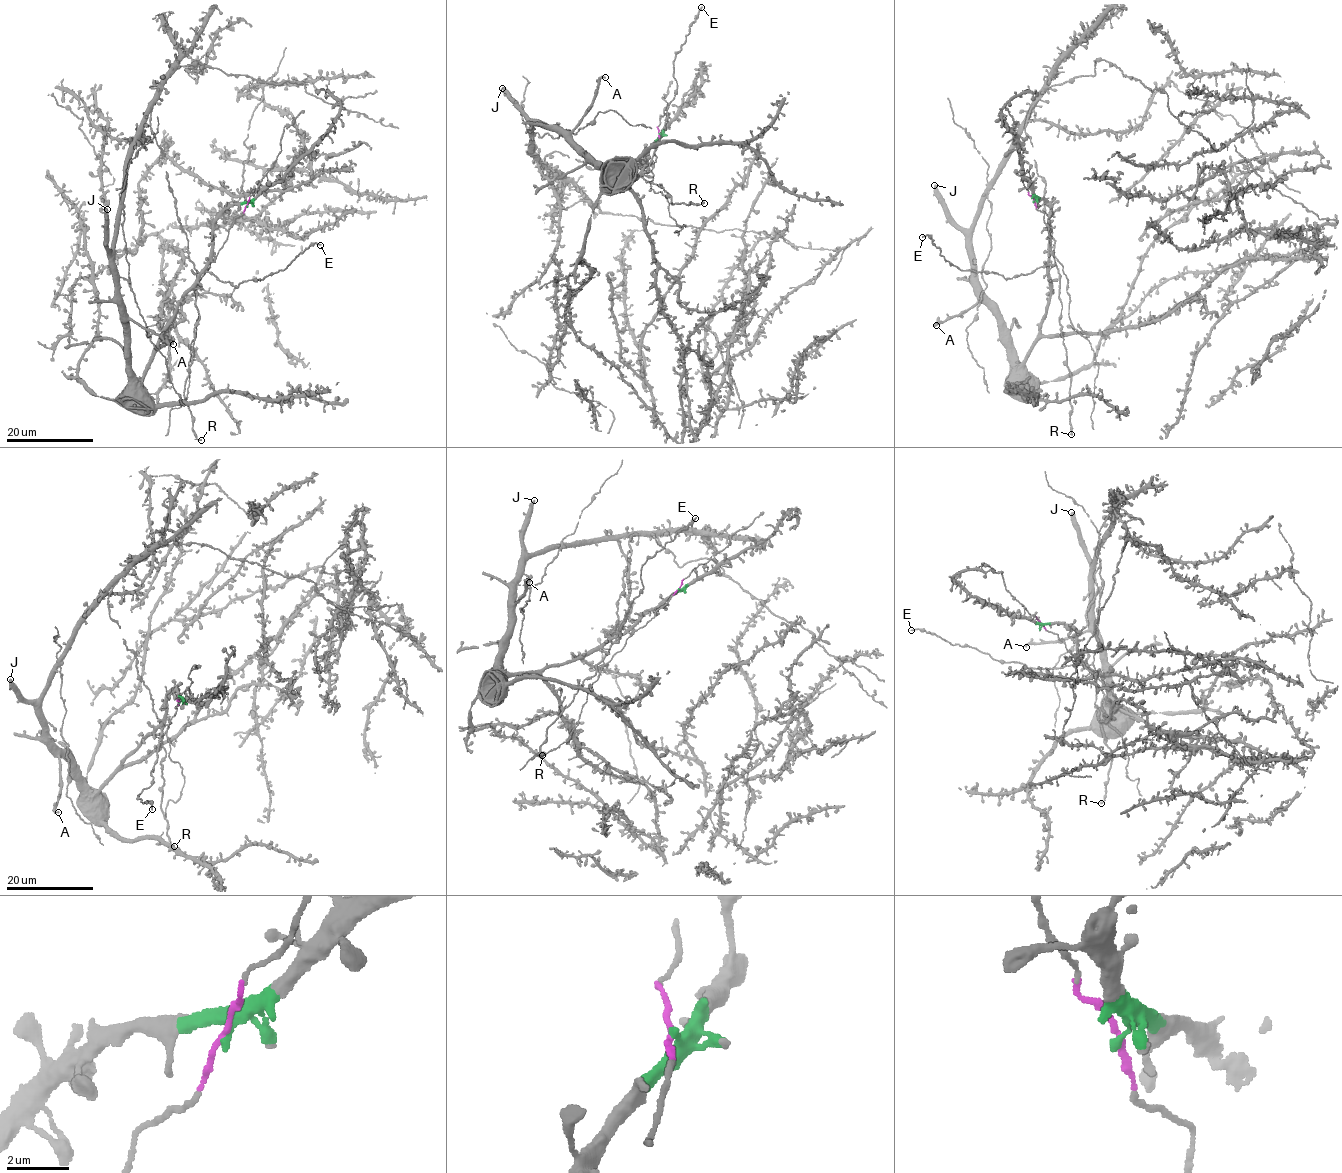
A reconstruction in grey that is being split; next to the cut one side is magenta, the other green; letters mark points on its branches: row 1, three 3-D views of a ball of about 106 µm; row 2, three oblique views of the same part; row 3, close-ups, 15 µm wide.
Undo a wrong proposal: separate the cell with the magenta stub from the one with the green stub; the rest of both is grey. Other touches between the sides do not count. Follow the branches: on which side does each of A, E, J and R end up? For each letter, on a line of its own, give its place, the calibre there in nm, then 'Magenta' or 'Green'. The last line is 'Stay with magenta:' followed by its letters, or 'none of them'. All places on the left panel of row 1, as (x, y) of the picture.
A: Place: (173, 344). Thickness 220 nm. Green
E: Place: (320, 245). Thickness 180 nm. Green
J: Place: (107, 209). Thickness 400 nm. Green
R: Place: (201, 440). Thickness 240 nm. Green
Stay with magenta: none of them

